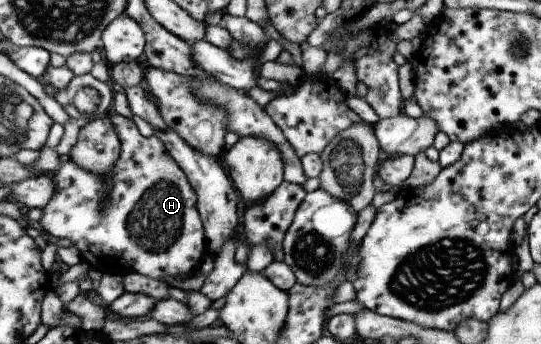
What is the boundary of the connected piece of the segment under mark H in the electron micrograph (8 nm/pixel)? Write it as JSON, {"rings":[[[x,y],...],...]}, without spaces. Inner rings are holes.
{"rings":[[[111,111],[107,116],[116,128],[121,143],[111,187],[106,188],[94,174],[85,172],[72,161],[62,164],[56,169],[57,192],[42,210],[44,216],[36,226],[58,239],[70,239],[77,247],[82,262],[89,269],[103,274],[124,275],[134,271],[149,278],[166,279],[168,275],[176,273],[192,273],[205,255],[204,251],[208,251],[203,223],[197,210],[197,193],[157,135],[142,136],[132,118],[122,114]]]}

